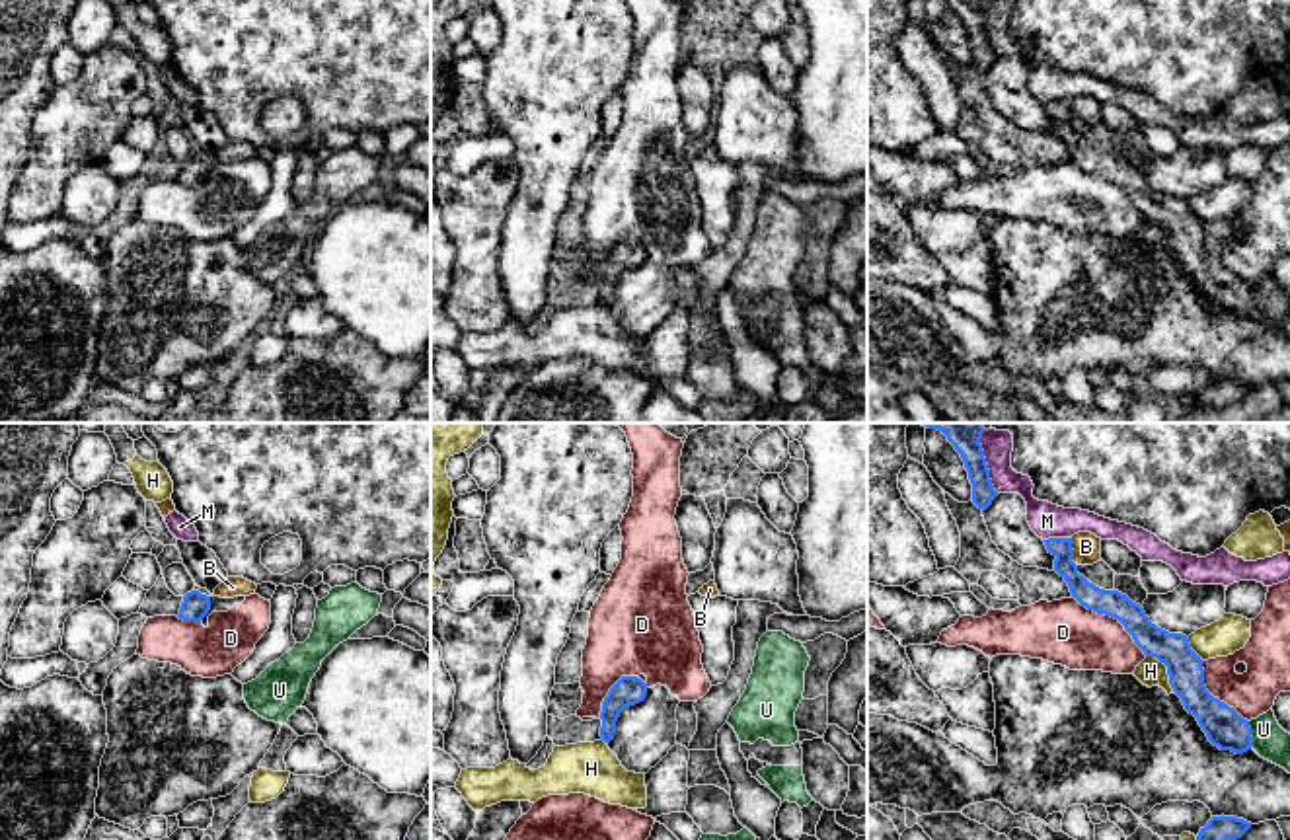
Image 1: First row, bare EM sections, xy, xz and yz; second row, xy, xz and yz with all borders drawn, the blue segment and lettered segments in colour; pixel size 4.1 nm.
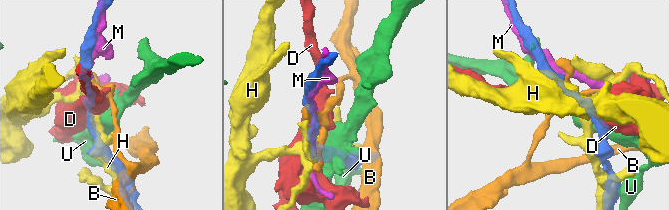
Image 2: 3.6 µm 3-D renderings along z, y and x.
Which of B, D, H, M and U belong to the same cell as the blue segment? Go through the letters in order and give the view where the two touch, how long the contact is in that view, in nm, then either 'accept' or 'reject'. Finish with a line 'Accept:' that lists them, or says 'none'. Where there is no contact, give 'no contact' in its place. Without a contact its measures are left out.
B: meets blue in yz; contact 110 nm long; reject
D: meets blue in yz; contact 380 nm long; reject
H: meets blue in yz; contact 200 nm long; reject
M: meets blue in yz; contact 280 nm long; reject
U: meets blue in yz; contact 110 nm long; reject
Accept: none

